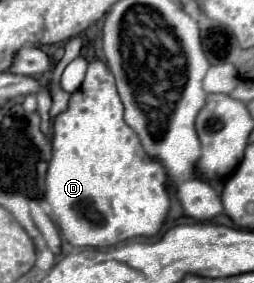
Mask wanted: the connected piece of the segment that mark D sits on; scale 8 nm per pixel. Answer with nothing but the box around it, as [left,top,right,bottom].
[45,61,171,247]

